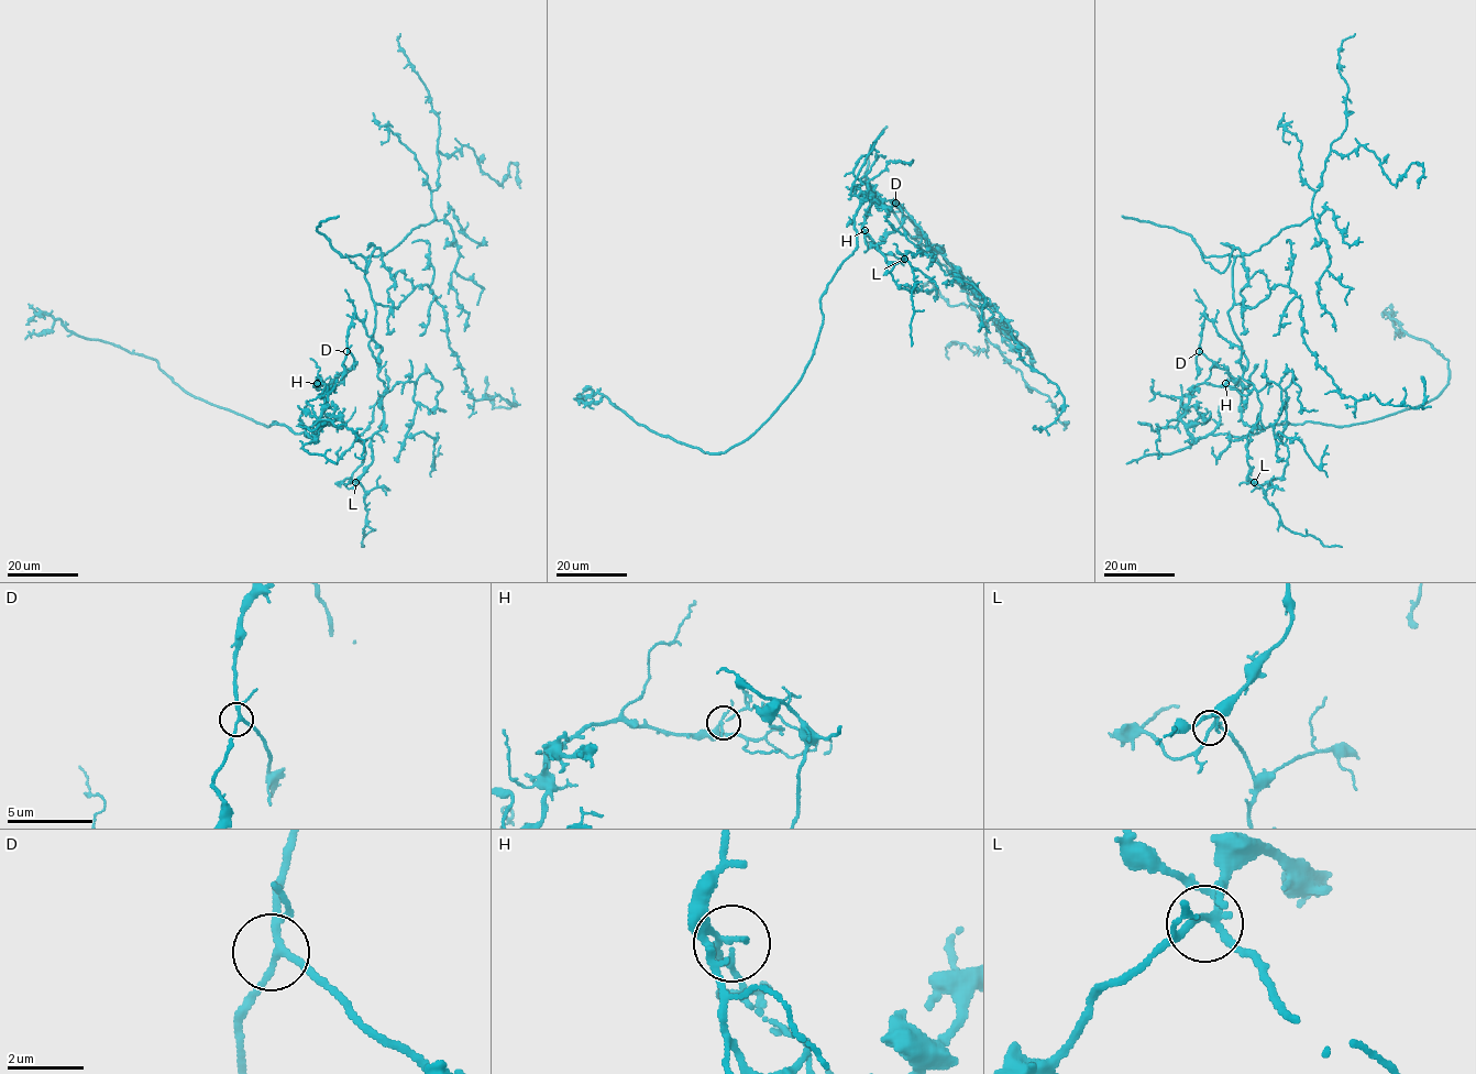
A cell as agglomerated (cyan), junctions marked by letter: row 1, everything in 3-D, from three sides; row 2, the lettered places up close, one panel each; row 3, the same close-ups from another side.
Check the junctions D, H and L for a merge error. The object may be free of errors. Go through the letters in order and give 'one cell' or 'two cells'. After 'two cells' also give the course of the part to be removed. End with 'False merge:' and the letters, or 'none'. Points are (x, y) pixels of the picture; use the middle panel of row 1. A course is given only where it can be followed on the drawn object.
D: one cell
H: two cells; course (866, 230), (868, 185), (800, 381), (724, 452), (638, 425), (606, 396), (573, 398)
L: one cell
False merge: H

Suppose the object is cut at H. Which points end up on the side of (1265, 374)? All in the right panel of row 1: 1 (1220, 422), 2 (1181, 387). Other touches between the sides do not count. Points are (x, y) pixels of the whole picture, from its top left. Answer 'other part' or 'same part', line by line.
1: other part
2: other part

